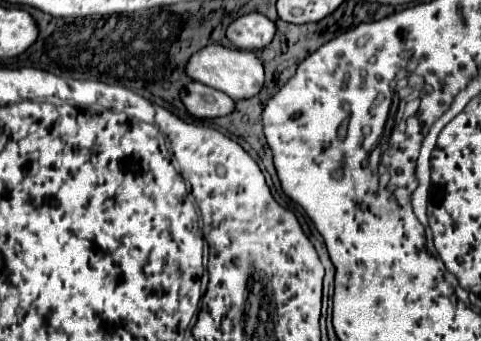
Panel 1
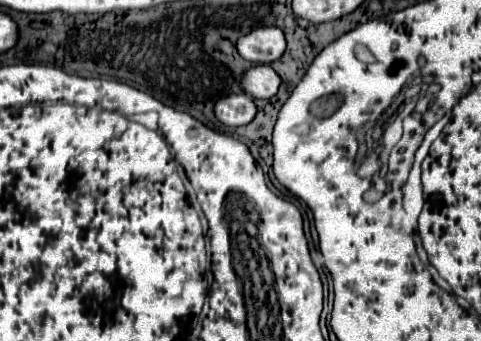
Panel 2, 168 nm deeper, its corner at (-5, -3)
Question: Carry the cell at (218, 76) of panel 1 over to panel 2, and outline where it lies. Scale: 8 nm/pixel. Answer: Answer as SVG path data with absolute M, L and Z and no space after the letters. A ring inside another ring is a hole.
M252 66L248 70L248 78L244 78L244 86L248 86L248 94L252 98L272 98L280 88L280 76L270 66Z

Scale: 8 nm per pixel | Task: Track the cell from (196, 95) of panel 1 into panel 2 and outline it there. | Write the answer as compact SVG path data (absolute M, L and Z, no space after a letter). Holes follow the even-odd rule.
M232 94L232 98L222 98L214 110L216 118L226 126L246 126L256 116L256 104L248 94Z

